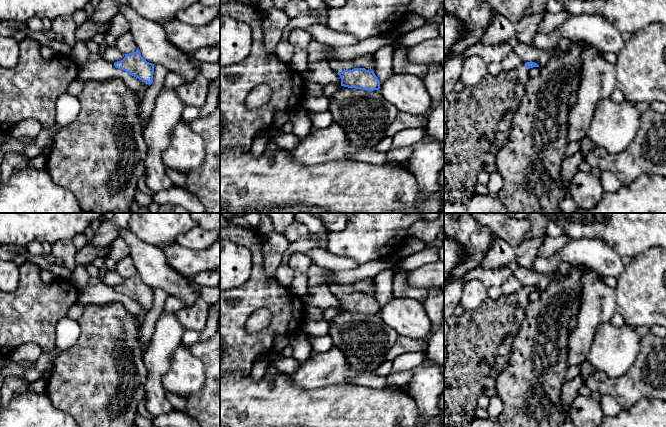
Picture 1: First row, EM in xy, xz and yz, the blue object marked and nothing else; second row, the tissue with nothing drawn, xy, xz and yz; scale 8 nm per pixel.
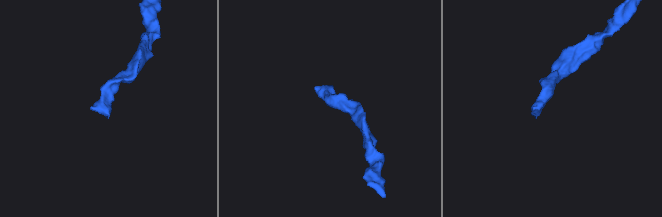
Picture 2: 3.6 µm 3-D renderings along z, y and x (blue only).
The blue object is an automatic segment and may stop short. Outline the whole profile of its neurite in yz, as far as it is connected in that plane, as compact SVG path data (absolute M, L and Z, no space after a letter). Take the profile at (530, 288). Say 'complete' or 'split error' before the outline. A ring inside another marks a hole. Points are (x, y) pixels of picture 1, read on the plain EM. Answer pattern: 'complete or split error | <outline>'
split error | M535 286L519 288L516 292L494 300L487 298L475 310L452 315L447 337L447 363L444 367L444 425L466 427L475 417L477 399L497 396L496 381L507 366L513 342L530 303L528 294L539 291Z

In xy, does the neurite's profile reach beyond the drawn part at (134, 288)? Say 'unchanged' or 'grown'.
grown

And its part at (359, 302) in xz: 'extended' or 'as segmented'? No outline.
extended

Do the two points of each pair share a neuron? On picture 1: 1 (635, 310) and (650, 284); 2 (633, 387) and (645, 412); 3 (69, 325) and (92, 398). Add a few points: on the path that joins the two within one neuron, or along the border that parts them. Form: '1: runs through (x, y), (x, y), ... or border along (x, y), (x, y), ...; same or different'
1: runs through (640, 304), (650, 290); same
2: border along (655, 398), (640, 398), (633, 405), (623, 409); different
3: border along (78, 320), (79, 337), (56, 357); different

